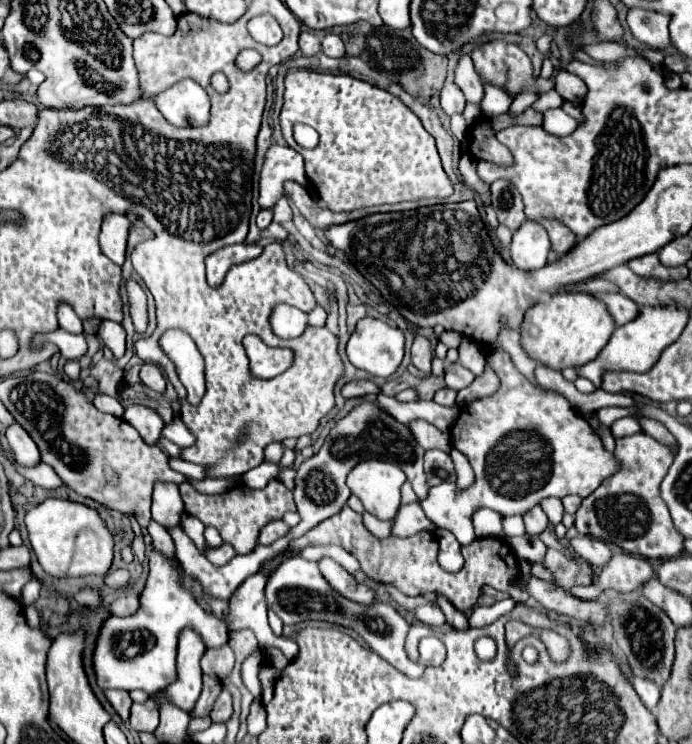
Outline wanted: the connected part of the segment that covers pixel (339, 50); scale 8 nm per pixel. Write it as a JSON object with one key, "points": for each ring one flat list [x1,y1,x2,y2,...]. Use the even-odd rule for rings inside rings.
{"points":[[333,33,325,35,321,45,323,45,323,53,329,55,329,57,343,57,345,55,345,45,343,45,341,37,337,37]]}

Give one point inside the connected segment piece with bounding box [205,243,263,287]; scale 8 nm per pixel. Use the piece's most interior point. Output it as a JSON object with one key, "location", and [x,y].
{"location":[218,263]}

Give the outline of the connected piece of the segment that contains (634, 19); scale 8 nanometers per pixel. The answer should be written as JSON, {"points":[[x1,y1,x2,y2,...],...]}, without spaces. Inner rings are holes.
{"points":[[629,9,627,13,627,25,635,39,639,39,643,45,659,51,673,49,673,43,669,41,669,29,667,29,667,17,653,13,653,11,639,11]]}

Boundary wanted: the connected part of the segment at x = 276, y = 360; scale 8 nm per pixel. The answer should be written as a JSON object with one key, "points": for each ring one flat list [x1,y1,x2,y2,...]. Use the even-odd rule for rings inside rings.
{"points":[[247,335,243,346,249,359,249,369,257,379,273,379,279,373,285,373,293,363,291,349,269,347,256,335]]}

